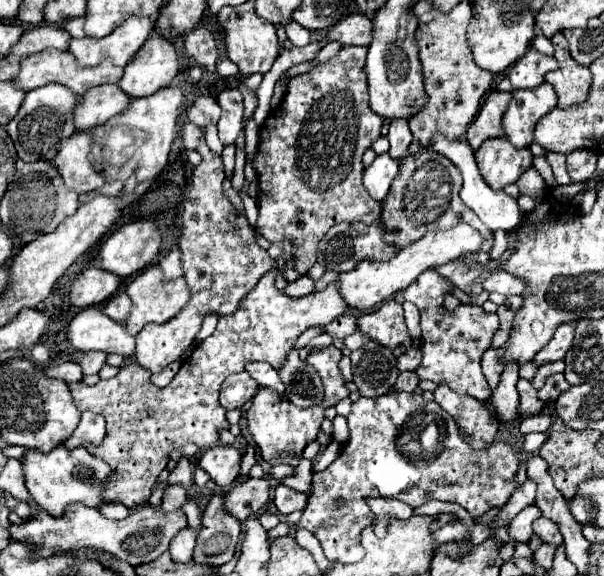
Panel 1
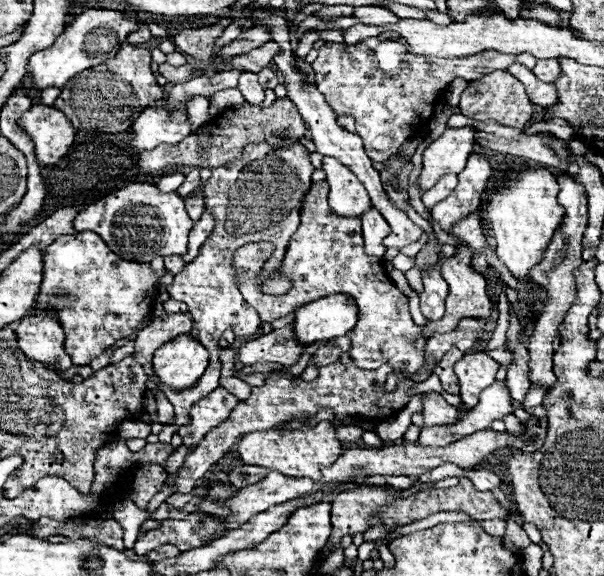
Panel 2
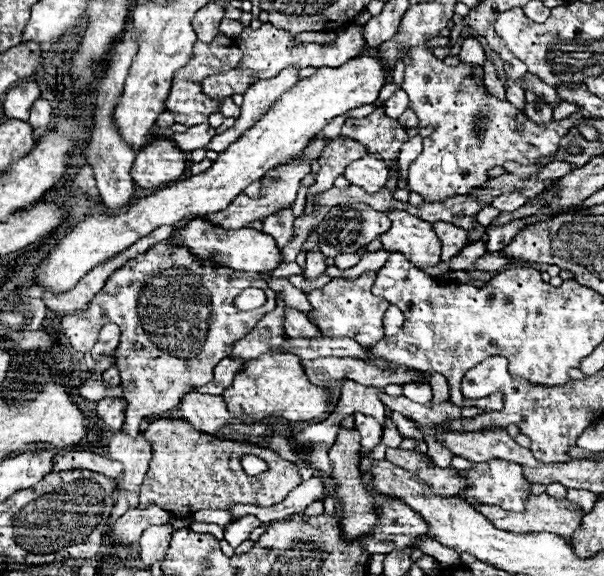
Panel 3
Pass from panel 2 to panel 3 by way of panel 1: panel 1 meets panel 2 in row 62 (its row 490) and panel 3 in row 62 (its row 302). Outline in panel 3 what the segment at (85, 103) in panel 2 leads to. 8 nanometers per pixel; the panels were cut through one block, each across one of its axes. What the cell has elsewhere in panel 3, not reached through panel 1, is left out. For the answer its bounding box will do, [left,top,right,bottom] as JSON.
[202,22,364,100]

